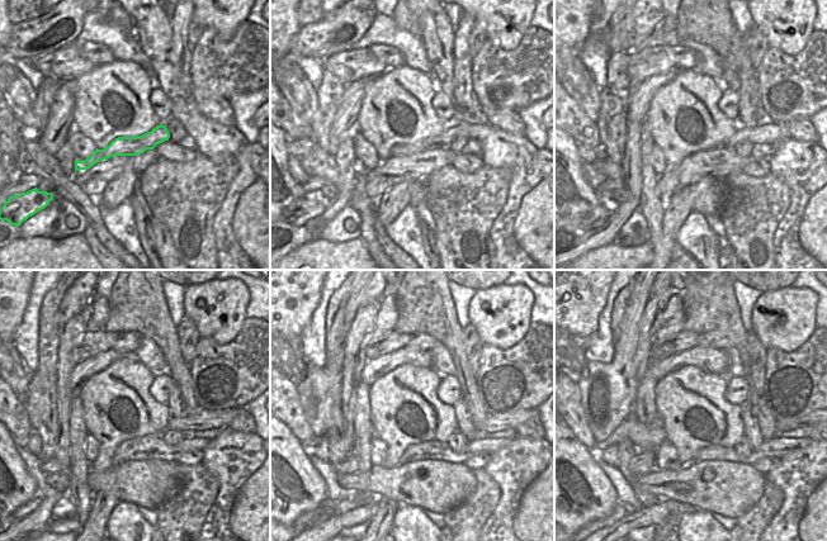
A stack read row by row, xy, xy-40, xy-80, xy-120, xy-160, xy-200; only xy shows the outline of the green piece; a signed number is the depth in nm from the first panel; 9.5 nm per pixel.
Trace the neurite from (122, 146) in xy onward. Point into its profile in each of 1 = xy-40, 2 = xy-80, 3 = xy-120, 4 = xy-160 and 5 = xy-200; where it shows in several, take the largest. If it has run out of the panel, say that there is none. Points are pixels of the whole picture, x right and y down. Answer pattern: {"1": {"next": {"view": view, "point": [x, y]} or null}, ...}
{"1": {"next": {"view": "xy-40", "point": [477, 132]}}, "2": {"next": {"view": "xy-80", "point": [771, 133]}}, "3": {"next": {"view": "xy-120", "point": [199, 420]}}, "4": {"next": {"view": "xy-160", "point": [491, 425]}}, "5": {"next": {"view": "xy-200", "point": [811, 420]}}}

